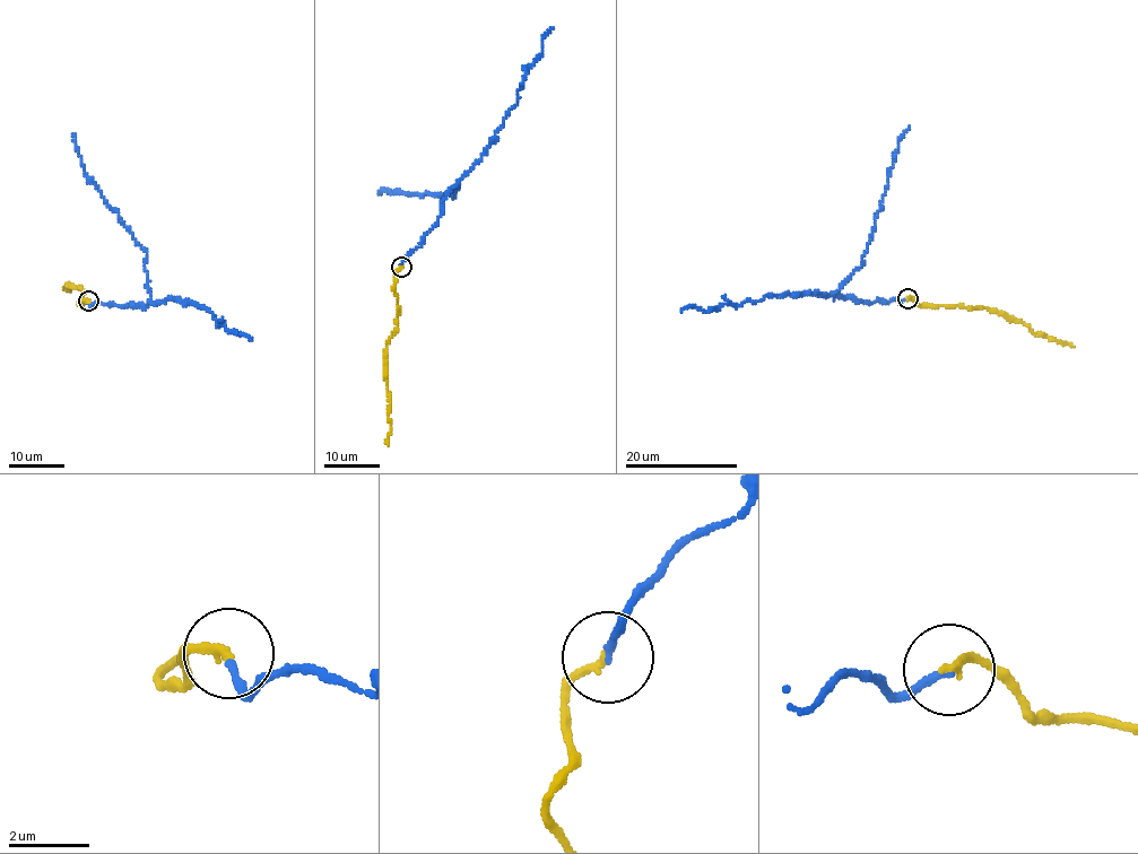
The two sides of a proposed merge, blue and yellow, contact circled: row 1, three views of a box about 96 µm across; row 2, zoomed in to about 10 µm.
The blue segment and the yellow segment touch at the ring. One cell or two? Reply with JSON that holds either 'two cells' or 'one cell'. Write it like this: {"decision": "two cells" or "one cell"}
{"decision": "two cells"}

